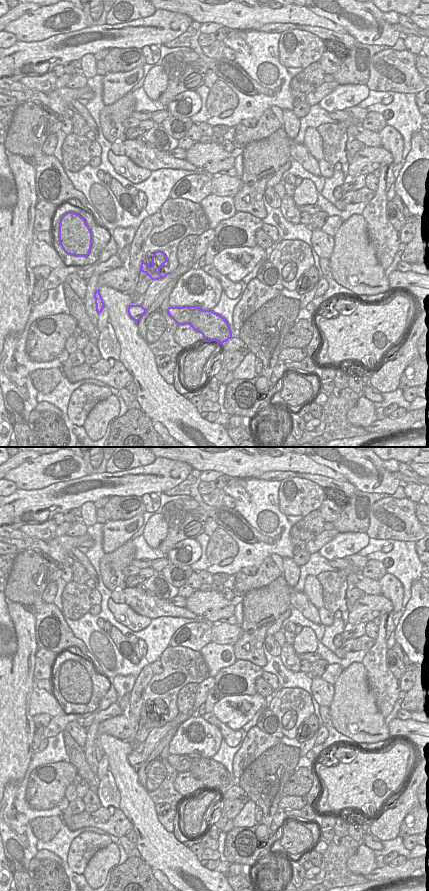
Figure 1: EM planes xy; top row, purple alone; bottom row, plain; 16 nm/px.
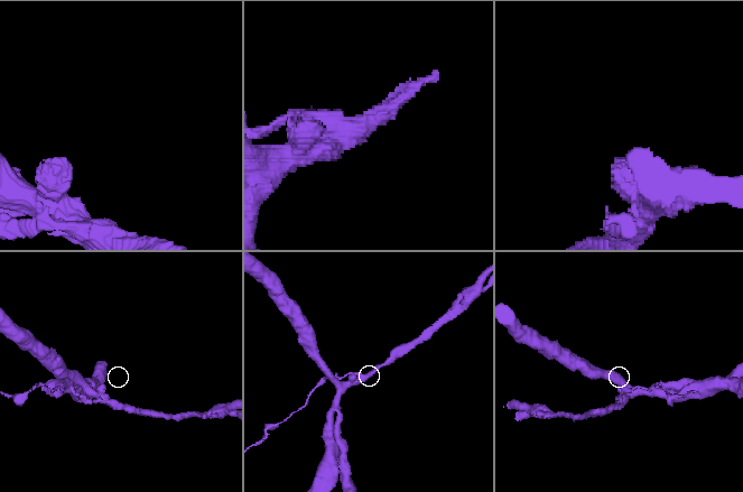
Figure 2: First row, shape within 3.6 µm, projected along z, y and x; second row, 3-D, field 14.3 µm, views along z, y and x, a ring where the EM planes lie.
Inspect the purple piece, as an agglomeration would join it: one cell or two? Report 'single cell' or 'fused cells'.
fused cells

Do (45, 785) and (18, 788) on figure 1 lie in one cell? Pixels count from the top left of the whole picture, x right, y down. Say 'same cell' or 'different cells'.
different cells

